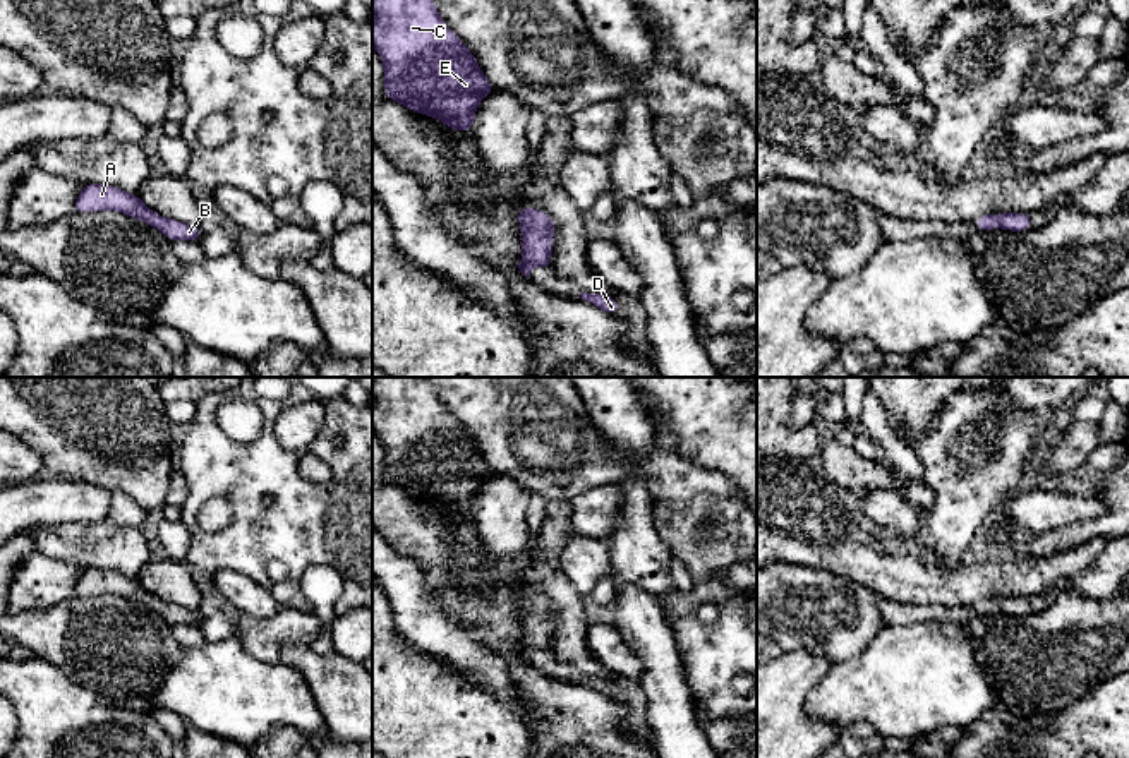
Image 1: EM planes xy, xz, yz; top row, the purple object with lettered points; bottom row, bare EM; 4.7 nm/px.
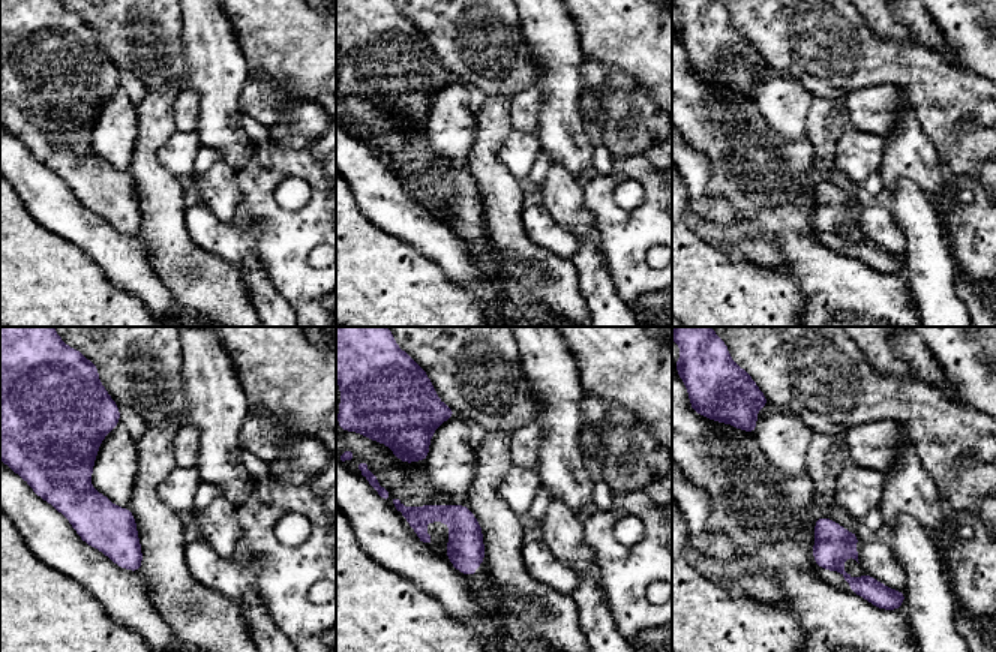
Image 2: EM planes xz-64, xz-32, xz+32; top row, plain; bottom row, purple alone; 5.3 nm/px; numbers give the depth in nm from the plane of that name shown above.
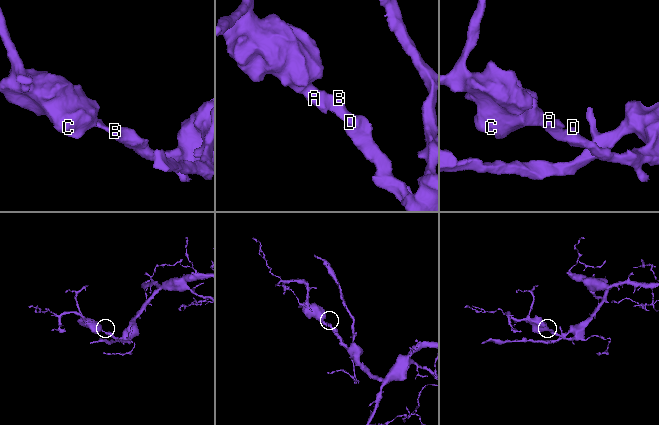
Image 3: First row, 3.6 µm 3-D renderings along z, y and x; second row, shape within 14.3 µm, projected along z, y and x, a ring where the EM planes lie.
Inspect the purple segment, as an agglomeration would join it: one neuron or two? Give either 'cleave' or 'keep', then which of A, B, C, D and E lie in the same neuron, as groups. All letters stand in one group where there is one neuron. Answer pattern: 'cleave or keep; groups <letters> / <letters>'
keep; groups A B C D E

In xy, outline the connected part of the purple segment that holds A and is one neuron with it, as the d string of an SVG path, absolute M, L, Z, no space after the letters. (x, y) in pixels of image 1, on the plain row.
M84 568L81 573L74 595L118 595L151 611L156 611L170 626L175 624L202 624L199 611L189 611L182 605L163 602L149 593L137 578L129 578L108 568Z

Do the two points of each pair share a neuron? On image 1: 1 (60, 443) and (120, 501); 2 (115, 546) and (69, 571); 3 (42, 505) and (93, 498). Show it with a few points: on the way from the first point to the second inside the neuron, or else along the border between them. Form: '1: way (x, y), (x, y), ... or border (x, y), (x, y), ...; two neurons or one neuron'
1: border (112, 491), (129, 494), (148, 511); two neurons
2: border (42, 553), (72, 561), (83, 568); two neurons
3: way (54, 501), (81, 501); one neuron

